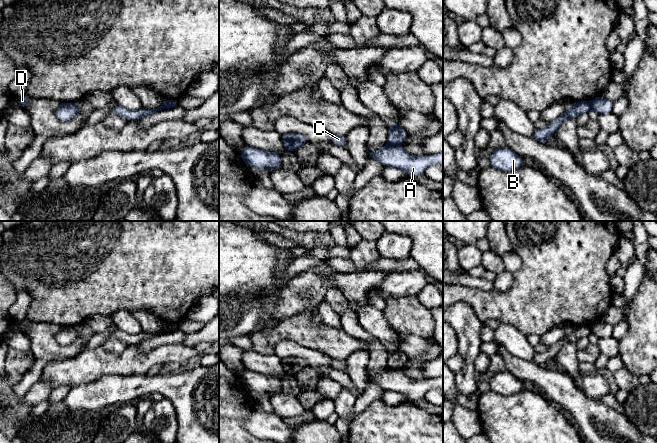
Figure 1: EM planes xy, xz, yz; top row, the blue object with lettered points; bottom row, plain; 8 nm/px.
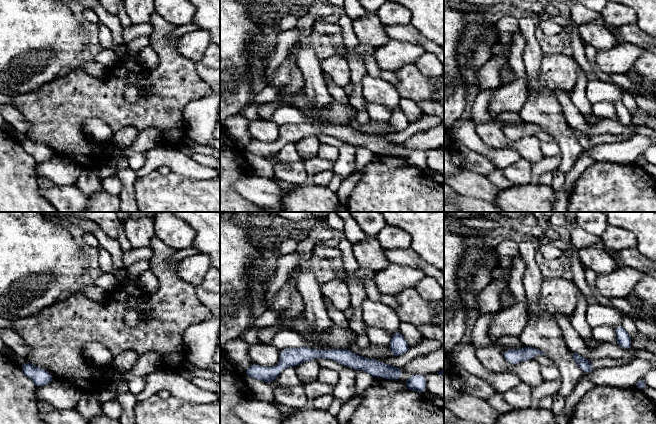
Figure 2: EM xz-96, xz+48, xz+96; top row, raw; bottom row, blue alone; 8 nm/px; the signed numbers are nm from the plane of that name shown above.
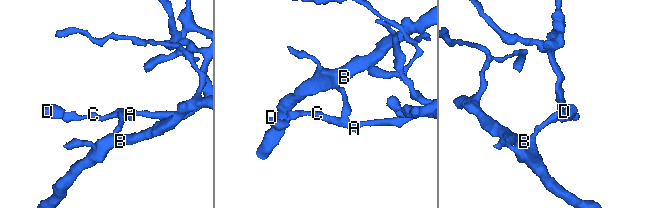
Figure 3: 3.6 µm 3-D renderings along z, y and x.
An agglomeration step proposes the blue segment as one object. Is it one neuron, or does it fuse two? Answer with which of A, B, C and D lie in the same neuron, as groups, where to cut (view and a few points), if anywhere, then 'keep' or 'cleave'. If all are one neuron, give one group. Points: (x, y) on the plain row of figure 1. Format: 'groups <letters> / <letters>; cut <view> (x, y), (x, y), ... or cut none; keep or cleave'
groups A C D / B; cut xz (388, 368), (398, 370); cleave

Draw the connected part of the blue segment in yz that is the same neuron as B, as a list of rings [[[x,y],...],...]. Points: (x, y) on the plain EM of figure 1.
[[[507,370],[494,373],[488,384],[491,391],[504,396],[509,396],[524,389],[524,383]]]

